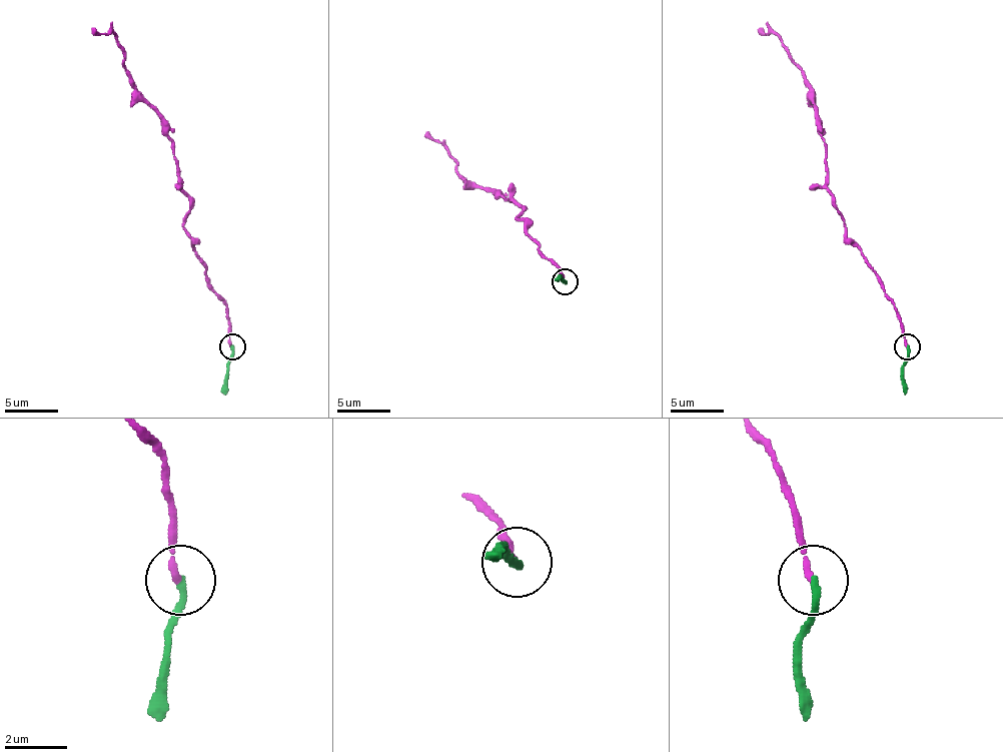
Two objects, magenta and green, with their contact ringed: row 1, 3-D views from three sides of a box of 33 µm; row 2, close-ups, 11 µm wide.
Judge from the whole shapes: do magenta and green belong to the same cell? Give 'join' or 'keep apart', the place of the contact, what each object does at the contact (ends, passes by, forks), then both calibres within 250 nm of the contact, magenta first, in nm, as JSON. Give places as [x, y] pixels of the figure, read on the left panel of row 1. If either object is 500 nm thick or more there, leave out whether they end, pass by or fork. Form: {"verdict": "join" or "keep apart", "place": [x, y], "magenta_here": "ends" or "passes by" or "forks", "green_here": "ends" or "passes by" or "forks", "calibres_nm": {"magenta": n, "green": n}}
{"verdict": "join", "place": [232, 346], "magenta_here": "ends", "green_here": "ends", "calibres_nm": {"magenta": 190, "green": 240}}

